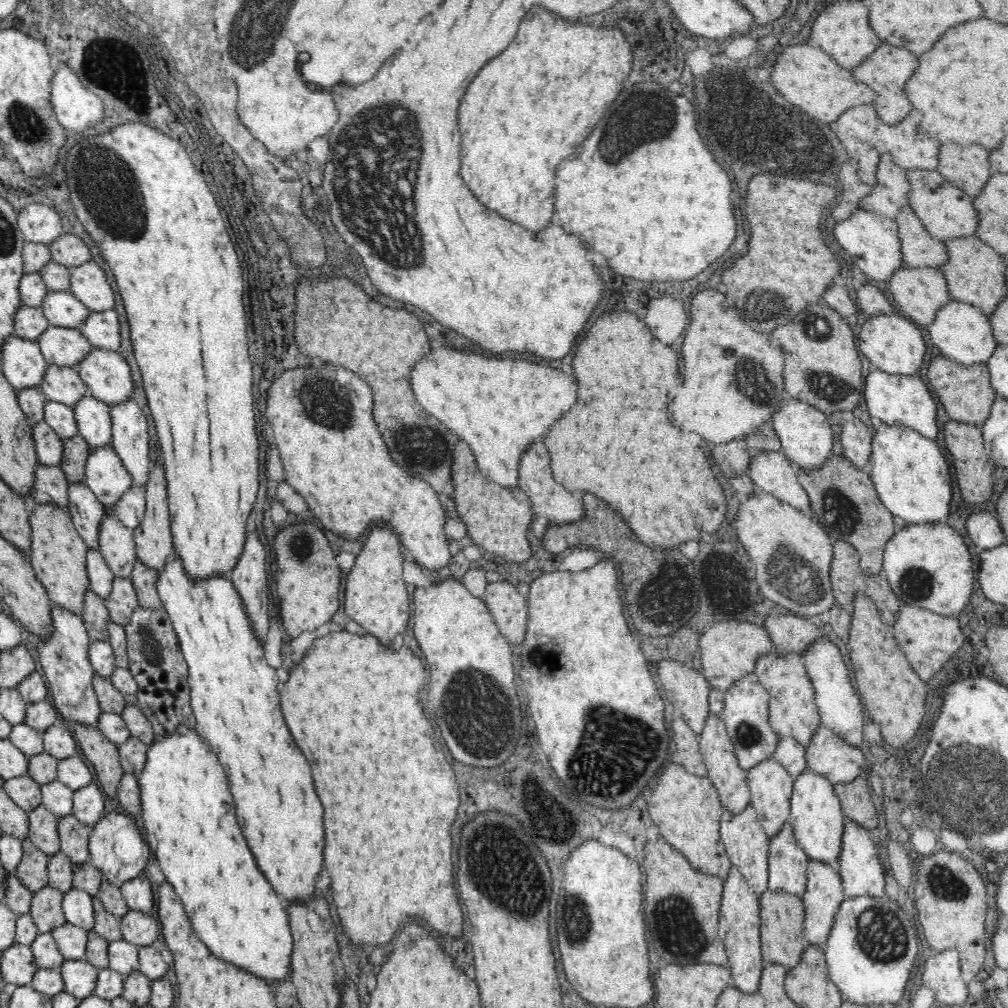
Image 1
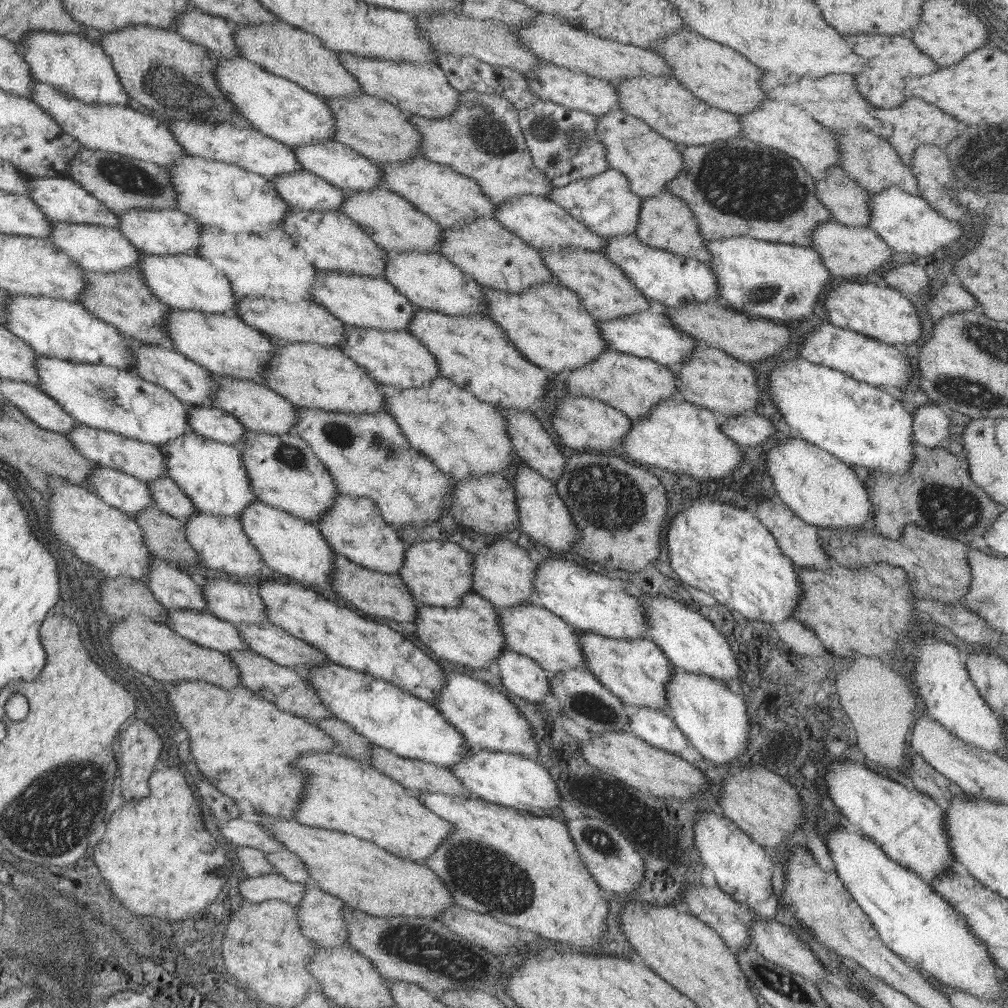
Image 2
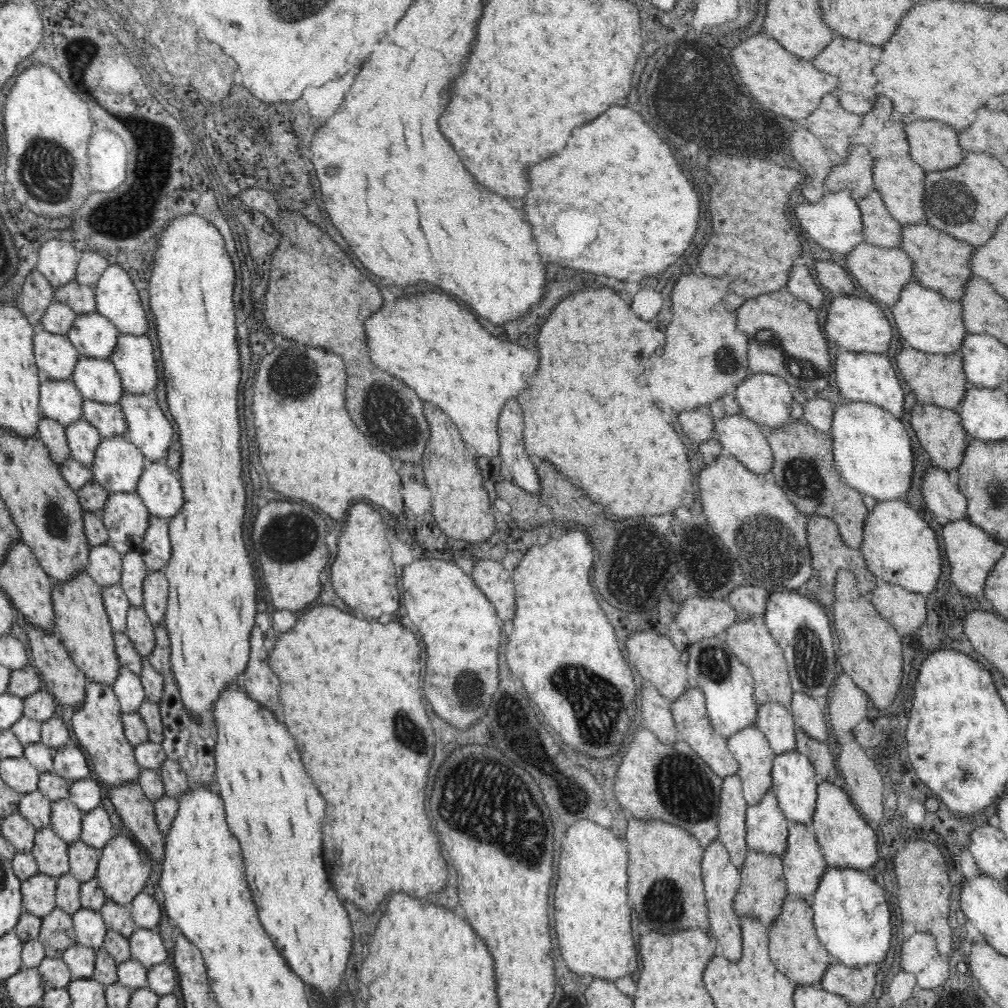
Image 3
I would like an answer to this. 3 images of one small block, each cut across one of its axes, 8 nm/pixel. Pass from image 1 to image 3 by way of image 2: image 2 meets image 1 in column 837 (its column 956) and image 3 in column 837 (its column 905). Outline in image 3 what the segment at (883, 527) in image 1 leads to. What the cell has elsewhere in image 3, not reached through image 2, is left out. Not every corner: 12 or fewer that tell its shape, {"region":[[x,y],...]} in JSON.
{"region":[[794,420],[767,440],[771,479],[806,517],[860,550],[869,511],[833,438]]}

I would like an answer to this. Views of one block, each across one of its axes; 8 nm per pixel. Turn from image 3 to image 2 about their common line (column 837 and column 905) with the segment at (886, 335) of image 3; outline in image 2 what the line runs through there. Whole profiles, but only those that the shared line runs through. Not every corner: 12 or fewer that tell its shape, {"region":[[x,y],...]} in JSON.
{"region":[[862,280],[827,289],[827,322],[903,348],[923,332],[908,297]]}

